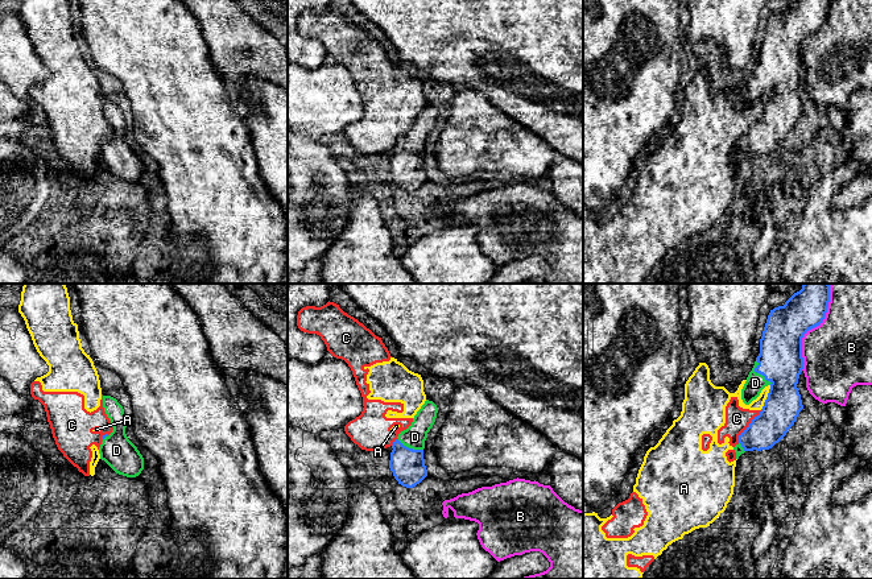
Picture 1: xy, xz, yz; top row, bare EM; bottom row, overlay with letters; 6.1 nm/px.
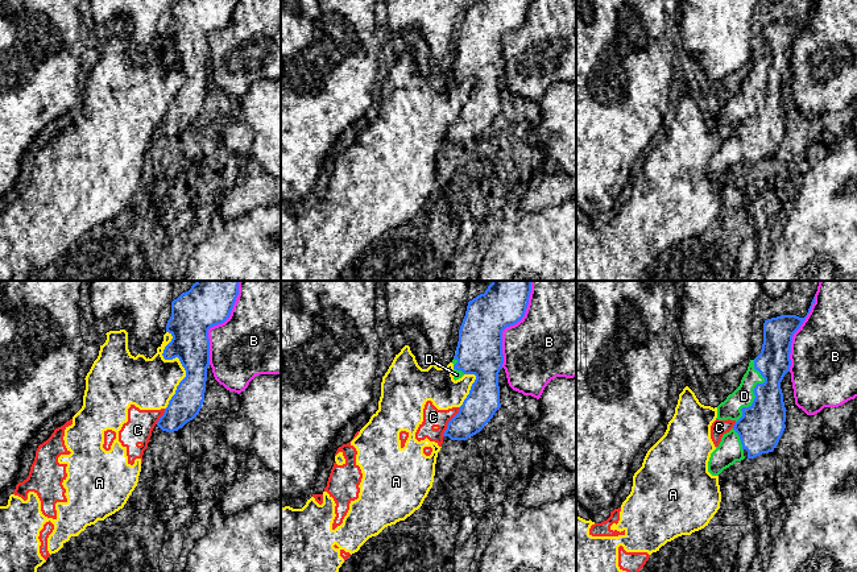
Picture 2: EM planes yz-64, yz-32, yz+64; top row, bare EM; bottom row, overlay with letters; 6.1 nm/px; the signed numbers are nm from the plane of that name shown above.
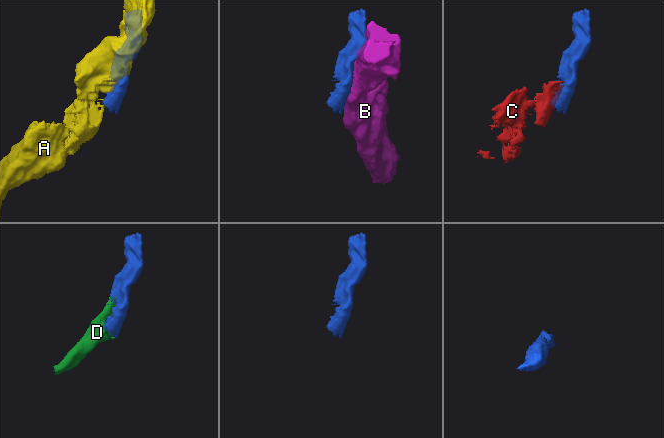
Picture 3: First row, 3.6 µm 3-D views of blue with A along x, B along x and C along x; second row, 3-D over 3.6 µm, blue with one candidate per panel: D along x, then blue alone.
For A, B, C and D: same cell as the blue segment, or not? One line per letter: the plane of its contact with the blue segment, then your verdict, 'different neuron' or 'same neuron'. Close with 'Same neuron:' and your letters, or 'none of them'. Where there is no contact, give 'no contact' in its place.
A: meets blue in yz; different neuron
B: meets blue in yz; different neuron
C: meets blue in yz; different neuron
D: meets blue in yz; same neuron
Same neuron: D

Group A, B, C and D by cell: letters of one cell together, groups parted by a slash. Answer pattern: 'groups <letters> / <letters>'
groups A C / B / D

